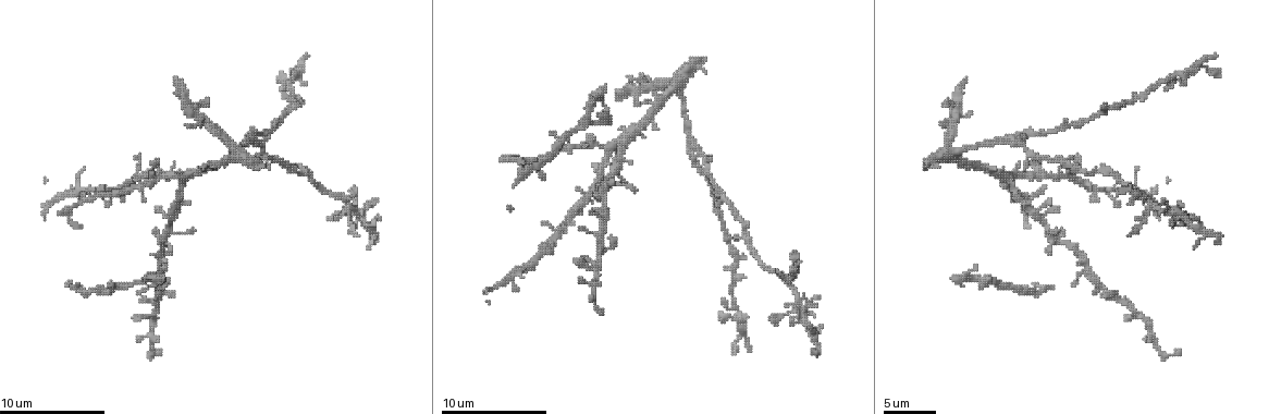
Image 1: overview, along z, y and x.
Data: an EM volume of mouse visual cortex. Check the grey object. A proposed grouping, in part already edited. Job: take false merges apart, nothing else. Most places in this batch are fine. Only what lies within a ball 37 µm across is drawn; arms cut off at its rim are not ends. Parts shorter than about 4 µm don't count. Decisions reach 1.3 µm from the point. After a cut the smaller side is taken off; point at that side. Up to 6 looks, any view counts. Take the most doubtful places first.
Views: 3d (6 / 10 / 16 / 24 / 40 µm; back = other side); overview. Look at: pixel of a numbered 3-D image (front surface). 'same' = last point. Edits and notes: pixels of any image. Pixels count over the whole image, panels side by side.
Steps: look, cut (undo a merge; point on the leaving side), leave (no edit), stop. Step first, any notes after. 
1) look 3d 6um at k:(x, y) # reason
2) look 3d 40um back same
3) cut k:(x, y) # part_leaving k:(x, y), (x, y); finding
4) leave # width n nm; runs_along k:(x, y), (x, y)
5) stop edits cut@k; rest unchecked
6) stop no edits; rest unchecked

look 3d 10um at 1:(697, 156) # looks like a crossing

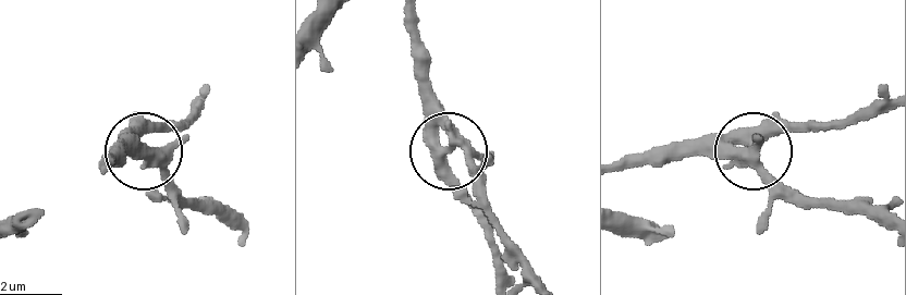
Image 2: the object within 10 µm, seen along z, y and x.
leave # runs_along 2:(620, 164), (729, 157), (812, 120); one neuron here

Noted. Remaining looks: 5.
look 3d 10um at 1:(167, 174) # four or more arms meet

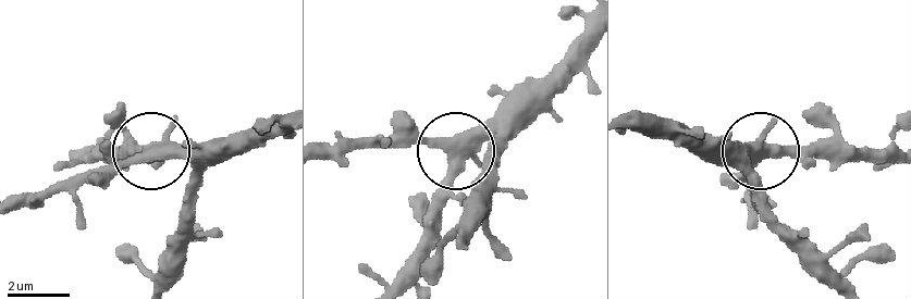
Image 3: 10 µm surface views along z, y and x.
leave # arms 4; runs_along 3:(660, 136), (709, 136), (766, 152), (849, 152); continuous, no second neuron

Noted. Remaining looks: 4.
look 3d 10um at 1:(348, 203) # four arms meet

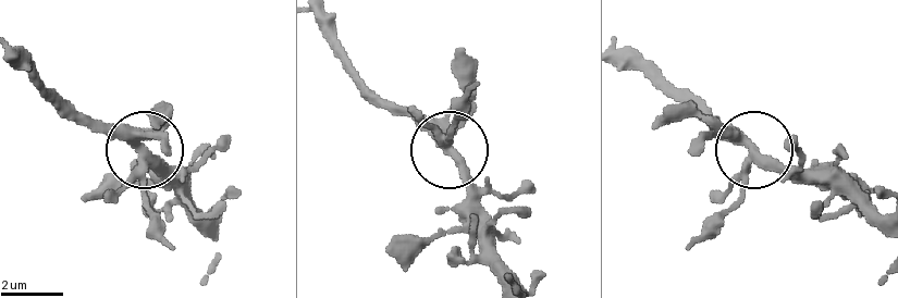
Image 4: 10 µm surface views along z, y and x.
leave # runs_along 4:(623, 60), (654, 67), (751, 148), (693, 116), (665, 114); continuous, no second neuron

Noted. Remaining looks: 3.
stop no edits; rest unchecked

